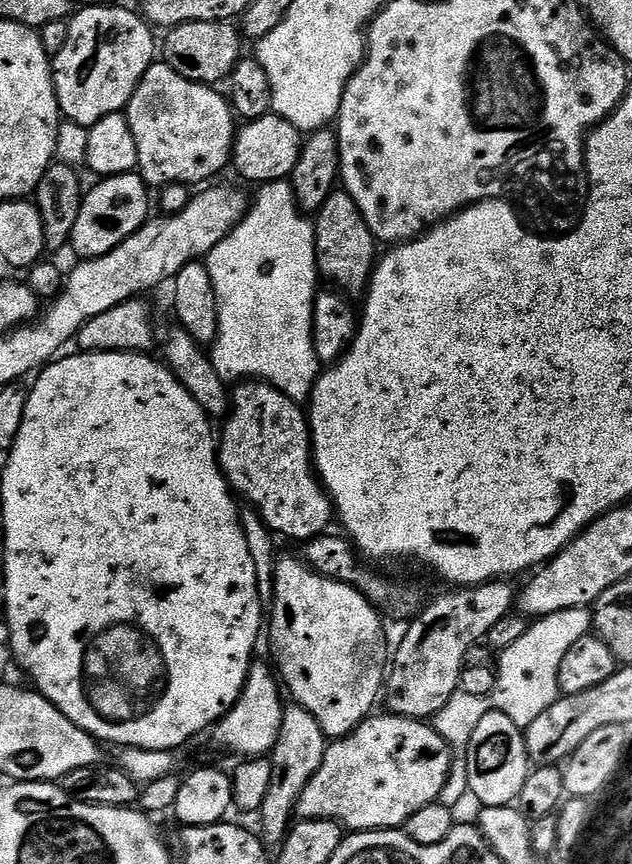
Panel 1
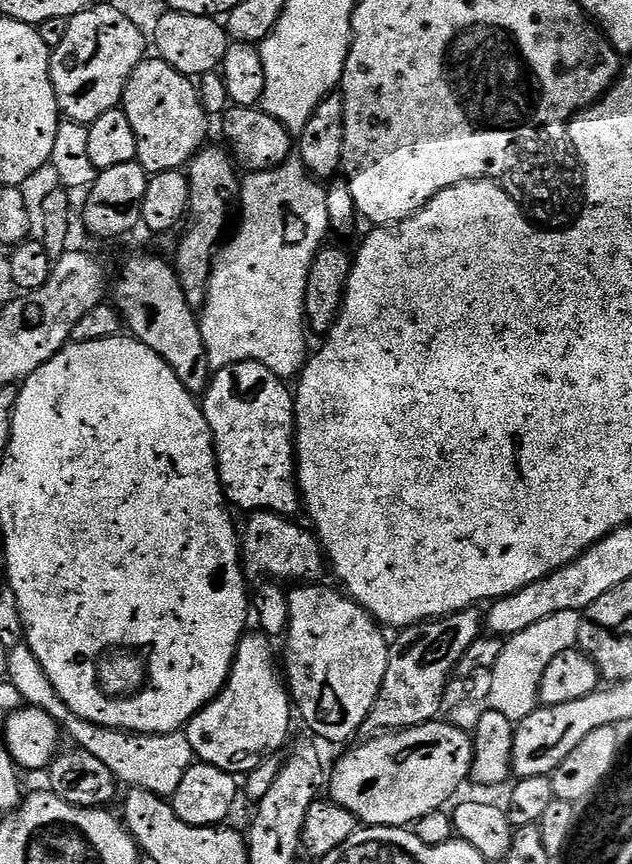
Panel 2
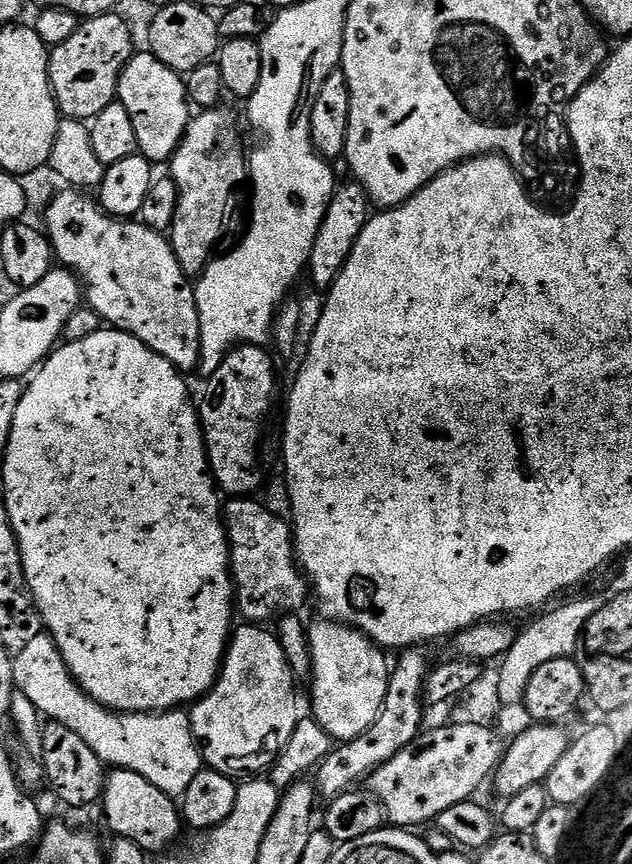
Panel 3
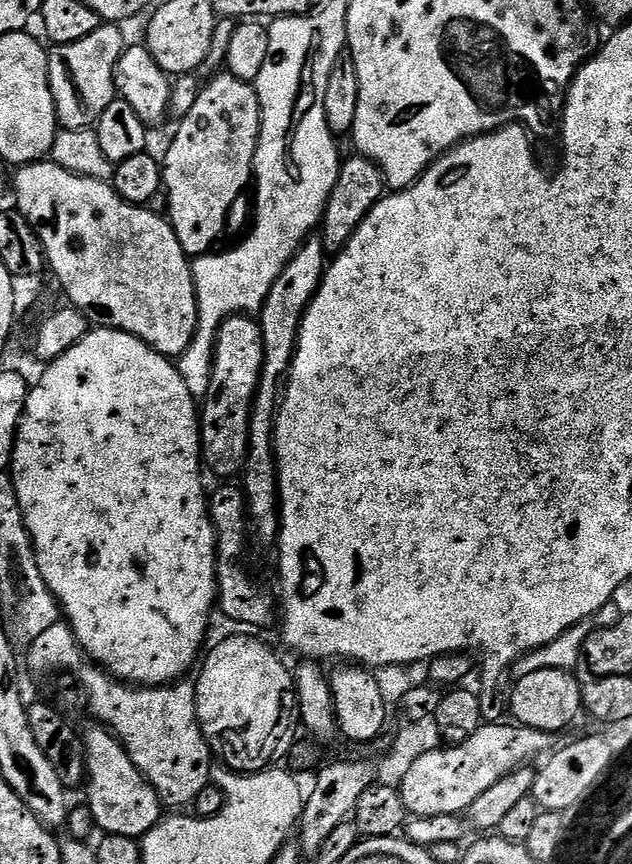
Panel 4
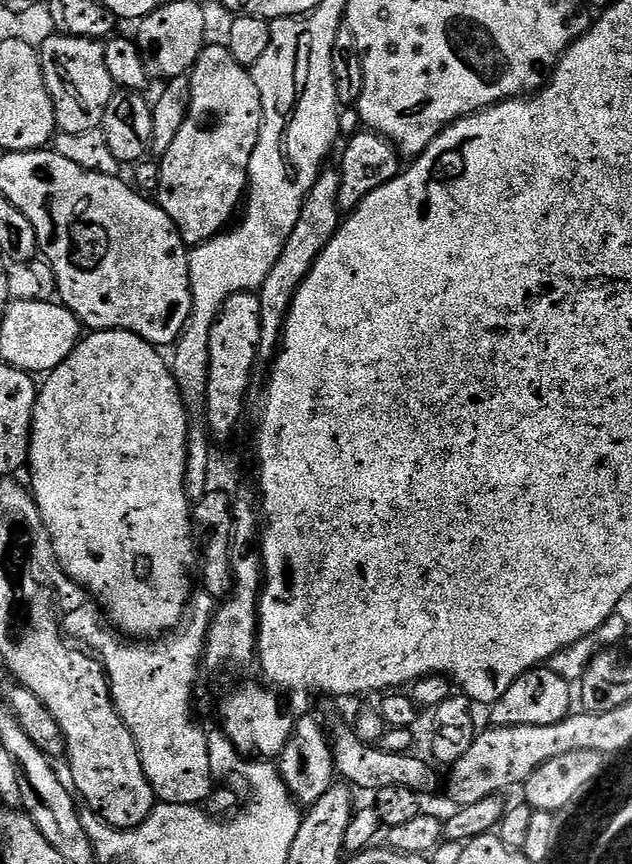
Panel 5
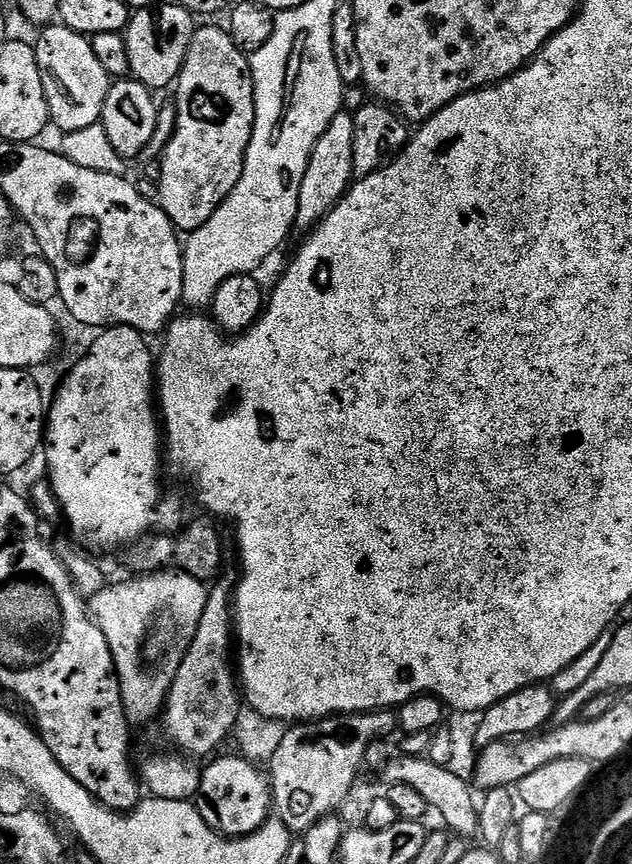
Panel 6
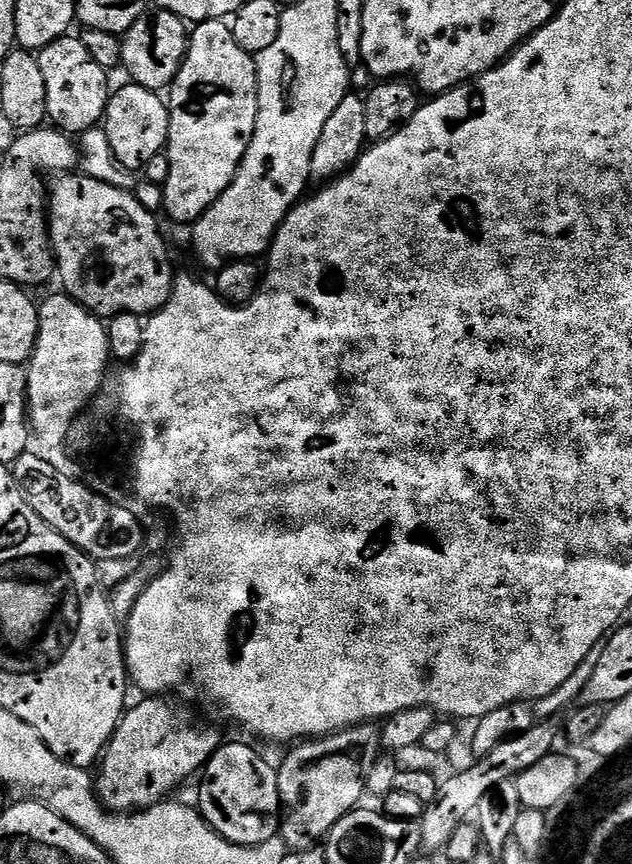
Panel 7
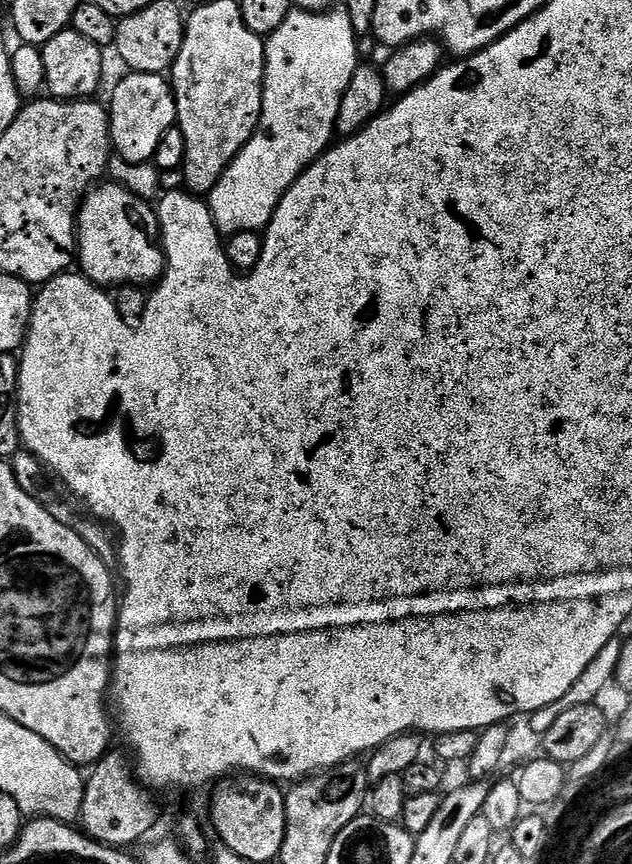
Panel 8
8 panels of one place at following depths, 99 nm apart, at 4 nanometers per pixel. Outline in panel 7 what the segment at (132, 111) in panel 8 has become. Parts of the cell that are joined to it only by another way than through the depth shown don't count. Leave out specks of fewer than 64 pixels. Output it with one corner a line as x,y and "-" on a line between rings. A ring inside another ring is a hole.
128,82
125,88
120,88
108,97
108,108
104,112
102,127
106,138
110,138
110,146
118,158
118,162
125,168
133,170
143,169
145,164
154,158
154,154
165,151
168,143
168,106
165,97
159,91
144,88
135,82

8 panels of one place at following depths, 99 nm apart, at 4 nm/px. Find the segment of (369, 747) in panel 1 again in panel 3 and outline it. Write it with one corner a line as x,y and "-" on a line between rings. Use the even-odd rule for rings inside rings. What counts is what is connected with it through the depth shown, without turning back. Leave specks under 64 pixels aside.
456,722
442,729
424,730
398,754
394,754
390,762
377,768
370,777
370,791
383,806
387,823
401,830
412,830
415,824
435,821
442,810
450,810
450,806
458,806
458,802
473,799
480,783
495,773
506,747
505,741
500,741
491,730
487,724
469,722

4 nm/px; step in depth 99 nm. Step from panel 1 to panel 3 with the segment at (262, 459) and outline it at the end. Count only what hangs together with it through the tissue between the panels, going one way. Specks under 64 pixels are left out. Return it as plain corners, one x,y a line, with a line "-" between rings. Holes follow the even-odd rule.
237,344
231,352
224,356
224,361
218,366
218,370
214,370
214,374
207,377
204,388
204,397
198,400
198,411
200,414
200,429
204,431
204,448
208,452
208,467
212,469
212,479
216,482
216,487
221,493
227,494
232,498
244,498
259,486
260,480
256,477
256,451
260,448
260,423
264,420
264,415
272,408
272,395
276,392
276,376
272,373
272,356
273,353
267,347
258,344

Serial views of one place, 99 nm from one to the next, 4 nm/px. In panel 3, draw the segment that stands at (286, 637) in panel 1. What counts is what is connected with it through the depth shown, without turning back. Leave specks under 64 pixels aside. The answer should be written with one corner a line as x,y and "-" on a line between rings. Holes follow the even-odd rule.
327,618
309,625
311,652
312,716
336,742
360,737
377,720
384,707
391,676
385,651
364,633

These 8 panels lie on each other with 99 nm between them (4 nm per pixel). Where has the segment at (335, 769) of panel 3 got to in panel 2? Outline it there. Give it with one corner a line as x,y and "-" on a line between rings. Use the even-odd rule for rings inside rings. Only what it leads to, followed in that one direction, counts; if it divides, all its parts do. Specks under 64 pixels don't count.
479,607
463,608
439,620
425,620
423,624
413,624
403,629
389,647
389,661
386,665
386,676
382,681
381,692
377,696
372,712
361,724
360,732
371,738
380,733
399,732
401,728
417,728
419,724
428,724
441,715
440,703
444,700
444,691
448,688
448,675
456,671
456,663
470,650
470,646
479,640
482,632
482,612

